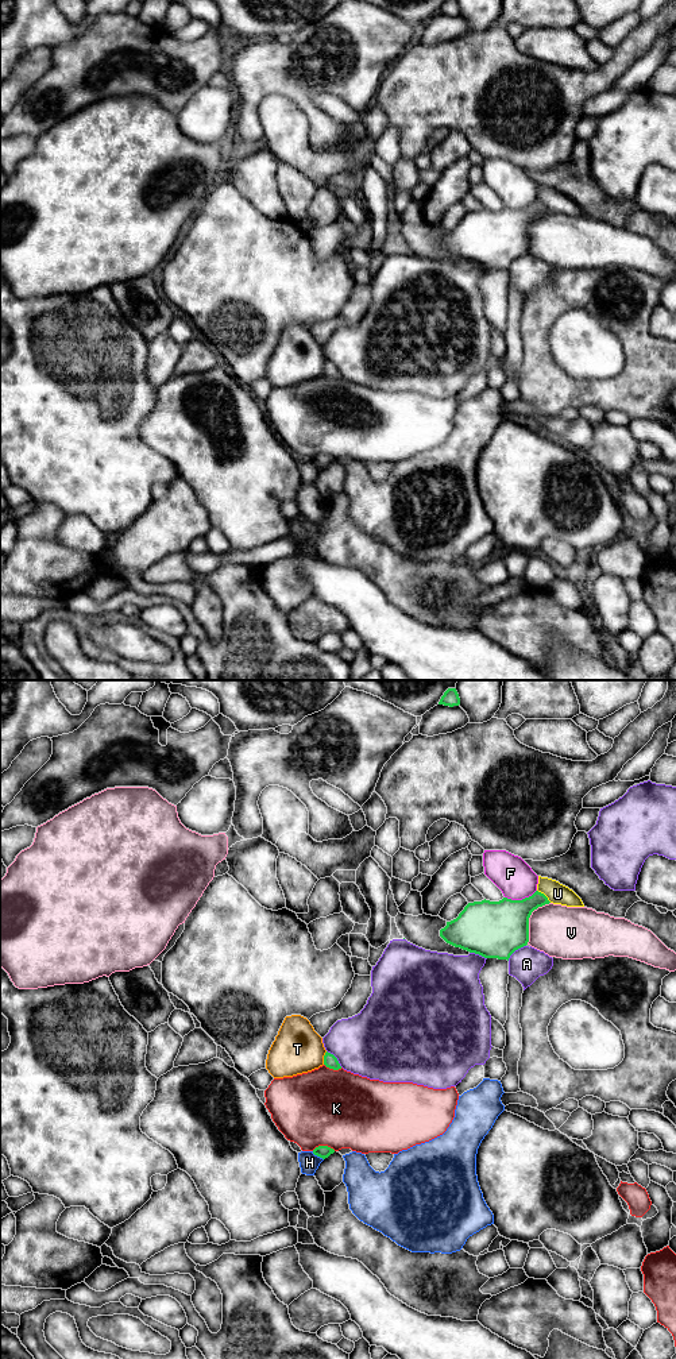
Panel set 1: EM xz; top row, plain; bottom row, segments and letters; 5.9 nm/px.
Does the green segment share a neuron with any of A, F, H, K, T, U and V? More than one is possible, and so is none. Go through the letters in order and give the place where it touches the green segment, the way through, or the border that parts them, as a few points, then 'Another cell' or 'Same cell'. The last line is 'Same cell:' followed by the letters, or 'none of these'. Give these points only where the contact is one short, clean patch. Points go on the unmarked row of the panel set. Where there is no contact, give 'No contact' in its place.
A: Touches green at xz (516, 258). Another cell
F: Touches green at xz (520, 209). Boundary: xz (536, 199), (521, 208), (505, 207). Another cell
H: Touches green at xz (317, 464). Boundary: xz (312, 460), (323, 468). Another cell
K: Touches green at xz (324, 455). Another cell
T: Touches green at xz (324, 367). Another cell
U: Touches green at xz (544, 204). Another cell
V: Touches green at xz (528, 228). Another cell
Same cell: none of these

